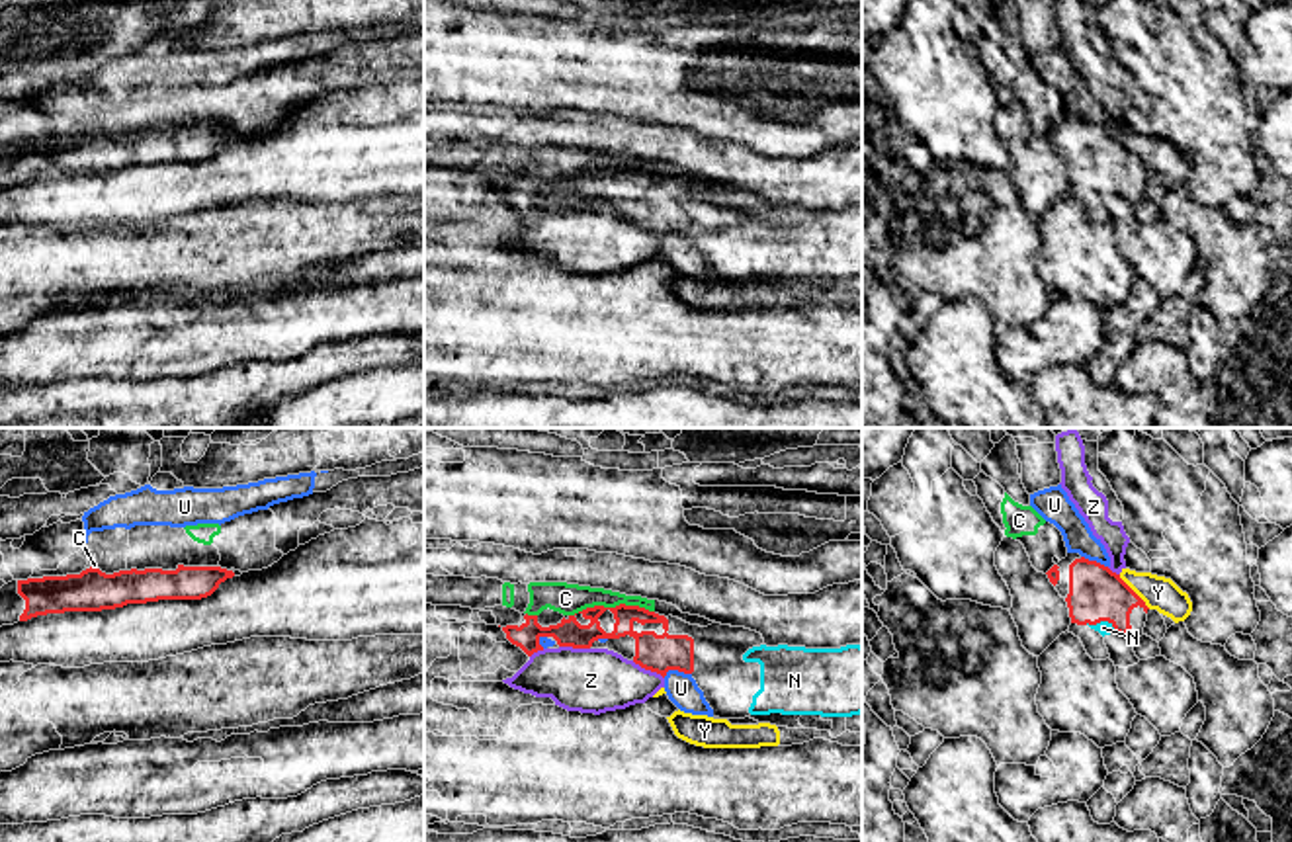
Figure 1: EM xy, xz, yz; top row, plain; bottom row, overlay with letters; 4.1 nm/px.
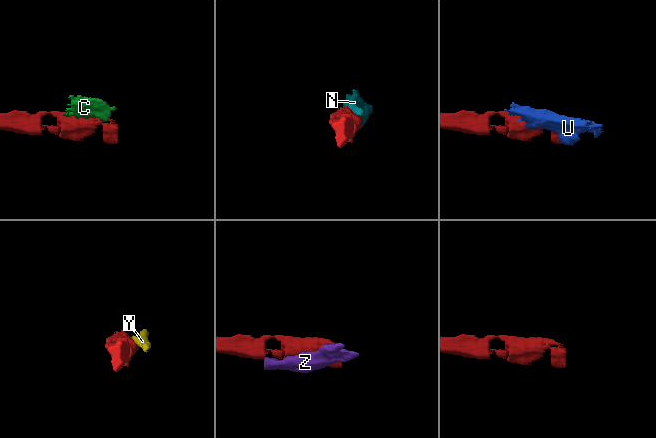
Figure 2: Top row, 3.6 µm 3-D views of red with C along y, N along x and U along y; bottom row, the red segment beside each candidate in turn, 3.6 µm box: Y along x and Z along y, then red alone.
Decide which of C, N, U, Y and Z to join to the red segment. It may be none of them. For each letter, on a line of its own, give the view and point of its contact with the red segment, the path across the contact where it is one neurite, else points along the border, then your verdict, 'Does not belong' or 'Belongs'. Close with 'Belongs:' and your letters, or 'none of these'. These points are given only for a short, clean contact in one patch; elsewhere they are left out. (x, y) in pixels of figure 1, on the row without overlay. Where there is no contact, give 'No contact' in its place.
C: Touches red at xz (610, 170). Does not belong
N: Touches red at yz (1101, 182). Path across: yz (1097, 157), (1101, 163), (1101, 182), (1103, 190). Belongs
U: Touches red at xz (677, 231). Does not belong
Y: Touches red at yz (1134, 155). Boundary: yz (1119, 137), (1150, 170). Does not belong
Z: Touches red at xz (647, 231). Does not belong
Belongs: N

